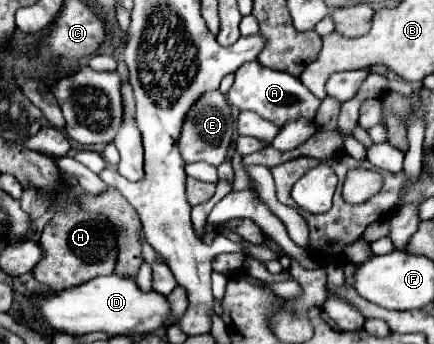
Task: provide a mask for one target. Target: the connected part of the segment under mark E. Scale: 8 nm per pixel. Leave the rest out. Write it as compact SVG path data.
M215 89L215 91L207 91L203 93L189 109L183 127L181 127L181 135L179 135L179 151L185 163L195 163L195 161L205 161L211 165L221 165L225 161L225 153L227 147L231 145L235 135L235 117L233 117L233 107L229 105L229 101L225 99L225 95Z

